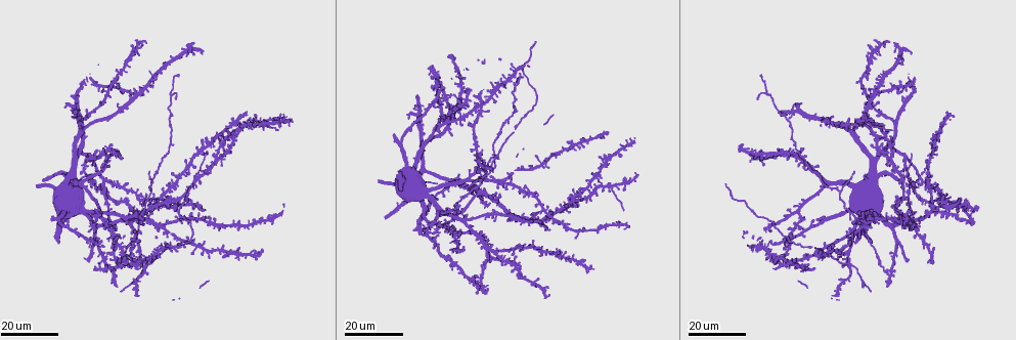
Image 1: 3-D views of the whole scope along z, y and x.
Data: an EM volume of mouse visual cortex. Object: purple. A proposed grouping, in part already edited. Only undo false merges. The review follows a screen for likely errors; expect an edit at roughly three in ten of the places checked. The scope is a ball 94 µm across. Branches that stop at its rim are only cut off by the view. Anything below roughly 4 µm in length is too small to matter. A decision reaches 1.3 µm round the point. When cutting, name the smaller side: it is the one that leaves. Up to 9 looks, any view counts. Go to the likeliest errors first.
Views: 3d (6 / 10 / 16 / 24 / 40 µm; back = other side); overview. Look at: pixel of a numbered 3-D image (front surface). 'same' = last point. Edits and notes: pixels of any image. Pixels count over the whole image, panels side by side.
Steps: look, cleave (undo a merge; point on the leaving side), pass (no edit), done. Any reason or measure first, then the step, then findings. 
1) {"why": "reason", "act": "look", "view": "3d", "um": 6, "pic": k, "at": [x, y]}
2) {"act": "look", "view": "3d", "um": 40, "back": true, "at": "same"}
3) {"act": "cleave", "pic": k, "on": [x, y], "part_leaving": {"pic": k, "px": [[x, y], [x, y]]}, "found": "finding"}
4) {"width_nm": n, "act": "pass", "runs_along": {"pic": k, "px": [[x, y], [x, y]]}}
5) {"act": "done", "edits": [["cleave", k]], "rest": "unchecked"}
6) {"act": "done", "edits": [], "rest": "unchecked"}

{"why": "arms part here", "act": "look", "view": "3d", "um": 16, "pic": 1, "at": [841, 189]}

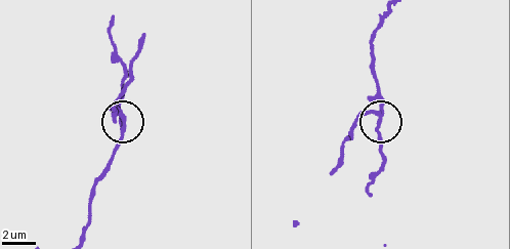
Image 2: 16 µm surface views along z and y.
{"act": "look", "view": "3d", "um": 6, "pic": 2, "at": [123, 130]}

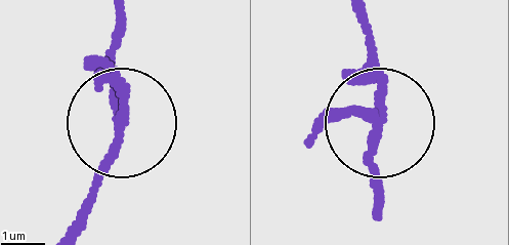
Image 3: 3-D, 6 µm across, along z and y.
{"side_arm_um": 9, "act": "pass", "runs_along": {"pic": 3, "px": [[73, 226], [120, 126], [109, 41]]}, "found": "all the same cell"}

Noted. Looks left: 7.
{"why": "three arms meet", "act": "look", "view": "3d", "um": 16, "pic": 1, "at": [173, 95]}

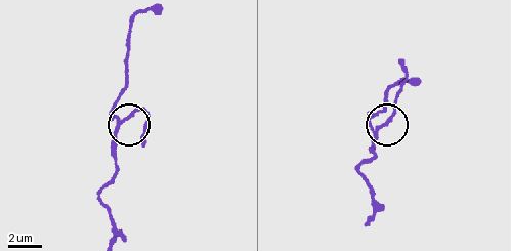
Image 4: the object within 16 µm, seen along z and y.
{"act": "look", "view": "3d", "um": 10, "pic": 4, "at": [121, 122]}

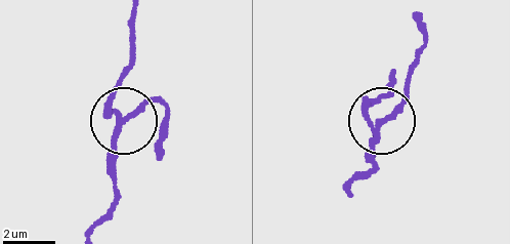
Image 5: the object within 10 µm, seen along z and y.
{"width_nm": 190, "act": "pass", "runs_along": {"pic": 5, "px": [[95, 228], [113, 195], [115, 135], [157, 97]]}, "found": "one cell here"}

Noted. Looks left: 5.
{"why": "four or more arms meet", "act": "look", "view": "3d", "um": 16, "pic": 1, "at": [848, 265]}

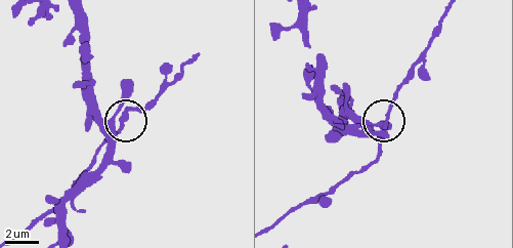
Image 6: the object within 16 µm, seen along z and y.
{"why": "zoom in", "act": "look", "view": "3d", "um": 10, "pic": 6, "at": [111, 127]}

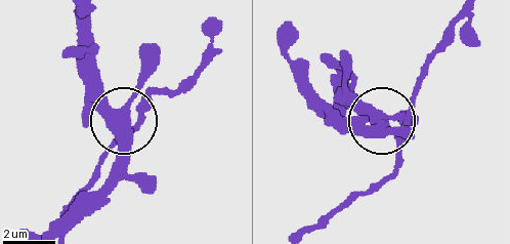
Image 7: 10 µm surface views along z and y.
{"width_nm": 380, "act": "pass", "found": "all the same cell"}

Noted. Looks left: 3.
{"why": "four-way junction", "act": "look", "view": "3d", "um": 16, "pic": 1, "at": [854, 217]}

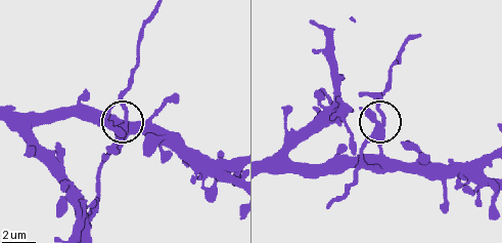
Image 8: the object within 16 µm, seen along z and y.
{"act": "look", "view": "3d", "um": 6, "pic": 8, "at": [383, 129]}

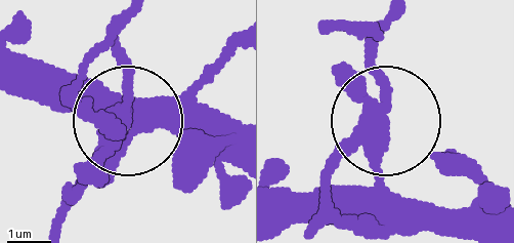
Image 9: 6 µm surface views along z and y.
{"arms": 4, "act": "pass", "found": "one cell here"}

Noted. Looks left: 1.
{"act": "done", "edits": [], "rest": "unchecked"}

